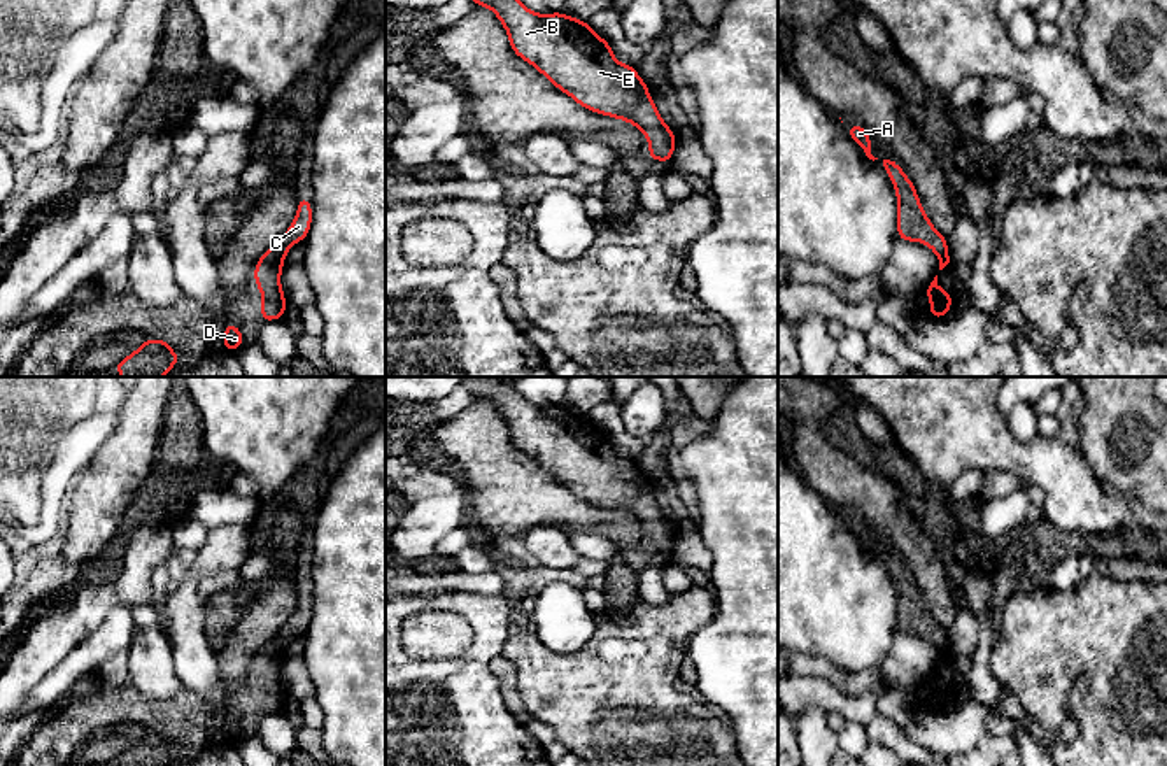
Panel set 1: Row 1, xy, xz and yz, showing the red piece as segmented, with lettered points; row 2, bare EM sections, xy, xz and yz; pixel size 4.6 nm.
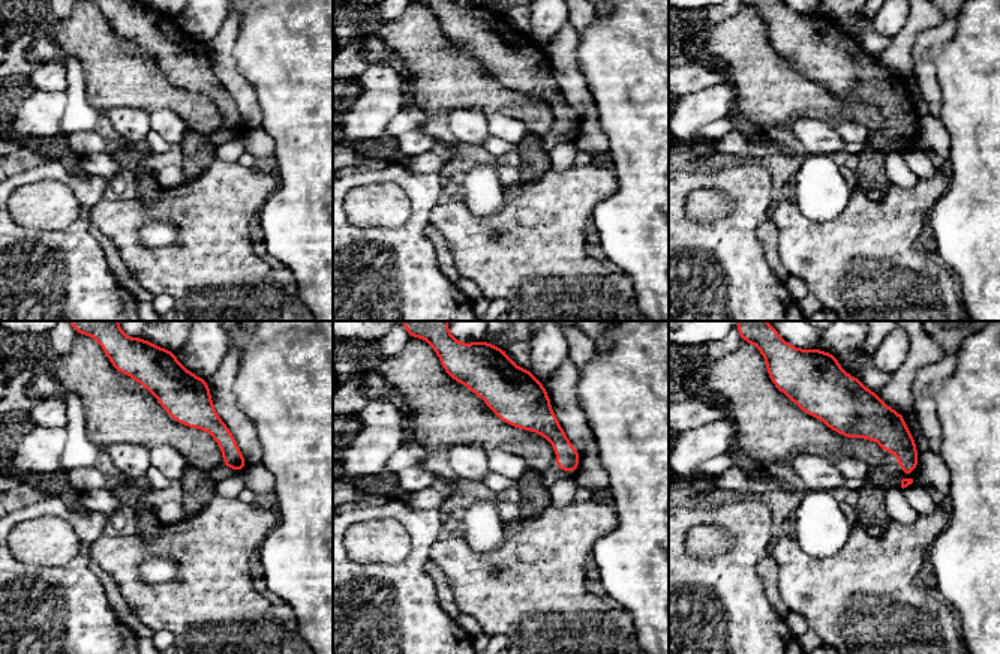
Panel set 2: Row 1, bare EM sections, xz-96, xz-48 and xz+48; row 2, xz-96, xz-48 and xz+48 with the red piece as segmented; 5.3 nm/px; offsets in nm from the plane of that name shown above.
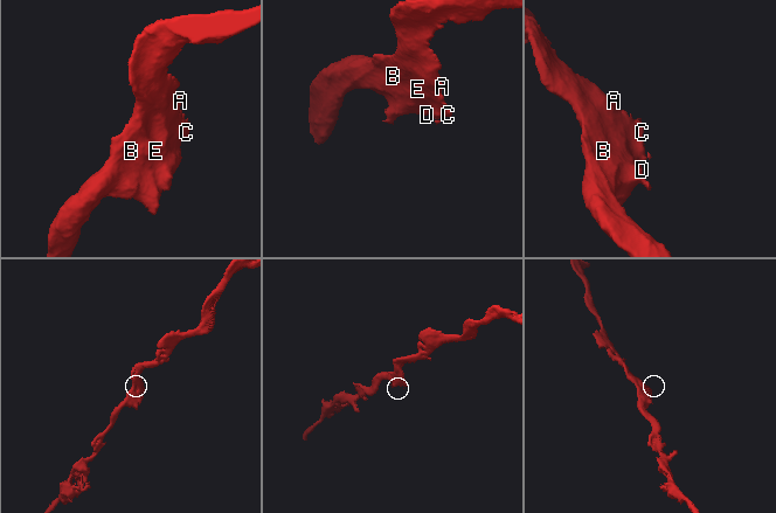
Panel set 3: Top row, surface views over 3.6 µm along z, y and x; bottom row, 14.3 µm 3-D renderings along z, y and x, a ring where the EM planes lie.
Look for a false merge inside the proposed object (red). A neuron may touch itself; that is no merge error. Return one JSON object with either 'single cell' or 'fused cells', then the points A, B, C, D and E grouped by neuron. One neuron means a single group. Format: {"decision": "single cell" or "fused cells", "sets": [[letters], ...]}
{"decision": "single cell", "sets": [["A", "B", "C", "D", "E"]]}

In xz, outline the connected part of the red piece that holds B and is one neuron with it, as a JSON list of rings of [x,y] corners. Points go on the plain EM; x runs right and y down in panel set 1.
[[[468,377],[464,386],[475,398],[484,398],[498,408],[508,426],[512,443],[552,473],[559,484],[587,503],[638,519],[650,533],[648,549],[654,554],[673,554],[676,528],[662,514],[648,487],[648,477],[640,472],[636,459],[624,457],[613,449],[610,435],[601,431],[587,414],[562,405],[536,407],[517,393],[515,380],[505,377]]]

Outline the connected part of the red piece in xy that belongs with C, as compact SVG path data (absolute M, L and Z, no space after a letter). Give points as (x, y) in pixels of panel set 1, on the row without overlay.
M298 589L298 605L282 631L261 647L254 661L254 677L261 682L261 713L282 712L287 694L280 680L284 650L291 638L307 631L312 617L312 594Z

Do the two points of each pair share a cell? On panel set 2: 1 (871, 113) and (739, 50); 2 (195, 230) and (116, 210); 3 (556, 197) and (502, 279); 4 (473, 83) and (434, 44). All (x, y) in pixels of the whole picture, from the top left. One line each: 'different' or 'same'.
1: same
2: same
3: same
4: same

